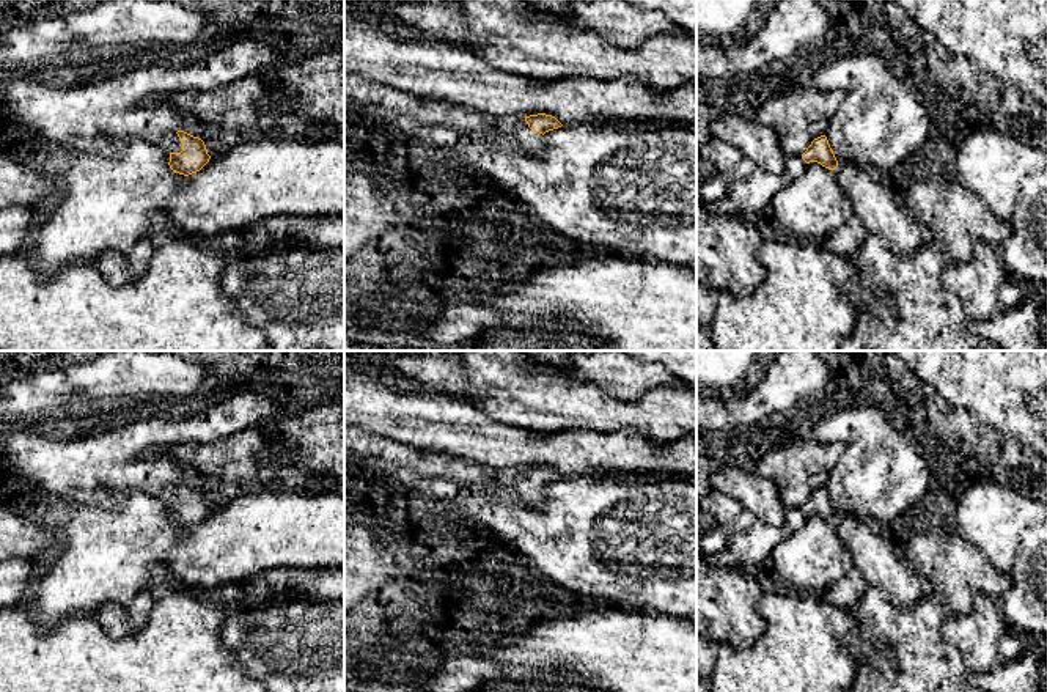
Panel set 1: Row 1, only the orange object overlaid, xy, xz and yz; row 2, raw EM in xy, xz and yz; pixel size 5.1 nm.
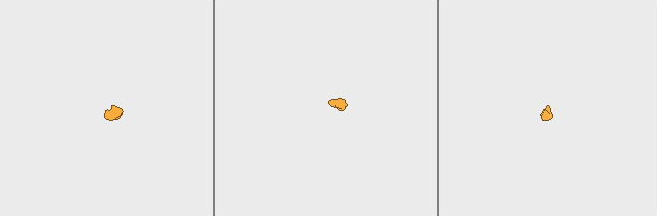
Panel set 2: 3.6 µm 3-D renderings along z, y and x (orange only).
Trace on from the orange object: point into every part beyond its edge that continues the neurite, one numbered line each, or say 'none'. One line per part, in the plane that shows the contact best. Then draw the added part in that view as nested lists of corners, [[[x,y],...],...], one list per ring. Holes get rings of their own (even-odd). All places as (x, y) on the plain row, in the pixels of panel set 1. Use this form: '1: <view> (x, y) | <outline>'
1: xy (170, 494) | [[[167,484],[165,488],[160,489],[159,495],[163,502],[167,502],[170,505],[182,503],[182,495],[176,484]]]
2: yz (750, 548) | [[[786,510],[786,522],[781,527],[772,527],[756,521],[748,530],[734,533],[734,539],[722,552],[701,557],[714,566],[761,566],[770,557],[773,547],[799,530],[806,521],[802,510]]]

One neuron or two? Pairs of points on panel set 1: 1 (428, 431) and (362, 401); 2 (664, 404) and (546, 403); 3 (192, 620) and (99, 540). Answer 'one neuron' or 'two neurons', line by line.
1: one neuron
2: one neuron
3: two neurons

